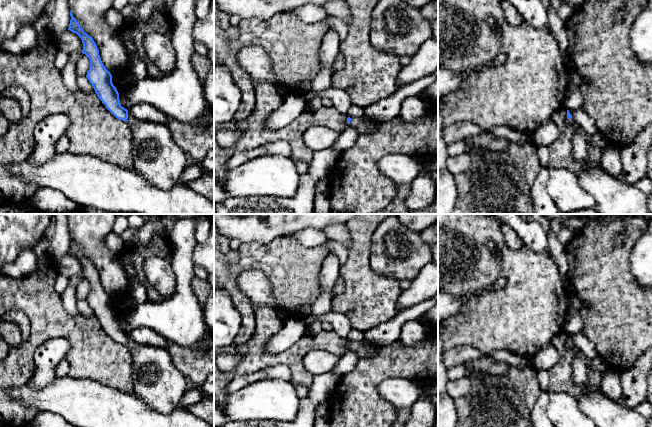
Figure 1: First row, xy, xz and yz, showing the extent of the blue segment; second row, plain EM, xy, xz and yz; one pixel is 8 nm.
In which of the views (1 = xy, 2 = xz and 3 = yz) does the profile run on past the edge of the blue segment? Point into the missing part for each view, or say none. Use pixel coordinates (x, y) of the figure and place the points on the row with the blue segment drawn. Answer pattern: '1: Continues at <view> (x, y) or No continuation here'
1: Continues at xy (156, 156)
2: Continues at xz (362, 126)
3: Continues at yz (571, 121)

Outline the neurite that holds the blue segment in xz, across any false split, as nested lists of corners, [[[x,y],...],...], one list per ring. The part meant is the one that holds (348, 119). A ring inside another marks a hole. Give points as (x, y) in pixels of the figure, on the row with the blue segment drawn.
[[[347,118],[347,123],[359,132],[359,135],[372,133],[377,129],[377,125],[380,122],[374,122],[371,120],[364,120],[361,118]]]

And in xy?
[[[70,11],[68,30],[82,40],[83,50],[90,59],[86,77],[106,108],[119,120],[126,121],[133,140],[133,170],[151,185],[170,190],[190,162],[186,153],[174,142],[166,124],[140,121],[128,117],[128,110],[121,106],[119,93],[112,83],[112,75],[103,65],[93,38],[81,28]]]

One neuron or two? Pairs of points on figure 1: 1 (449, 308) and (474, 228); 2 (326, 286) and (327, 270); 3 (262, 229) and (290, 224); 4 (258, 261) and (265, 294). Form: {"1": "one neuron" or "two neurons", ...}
{"1": "two neurons", "2": "one neuron", "3": "one neuron", "4": "two neurons"}

